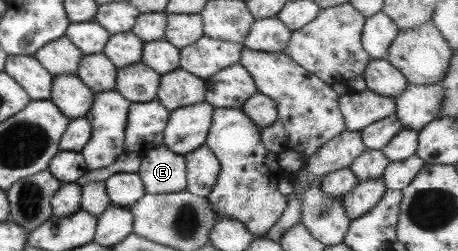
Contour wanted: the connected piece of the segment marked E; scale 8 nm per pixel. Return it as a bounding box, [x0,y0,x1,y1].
[136,145,186,194]

